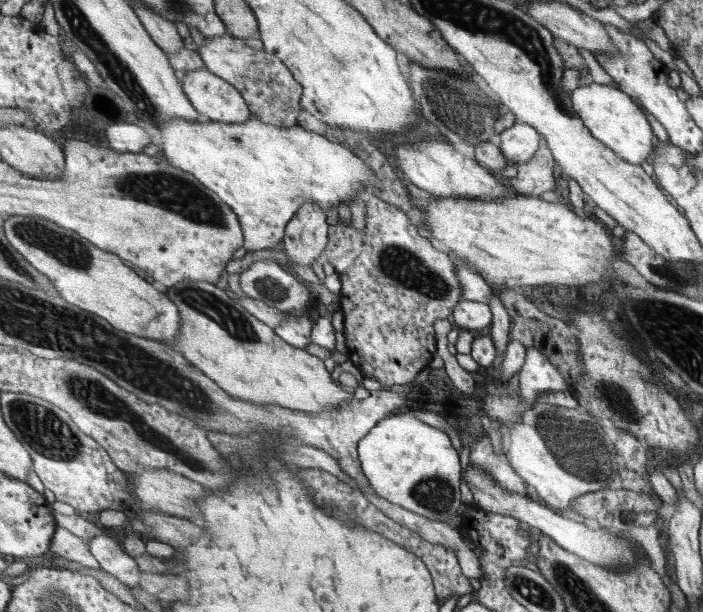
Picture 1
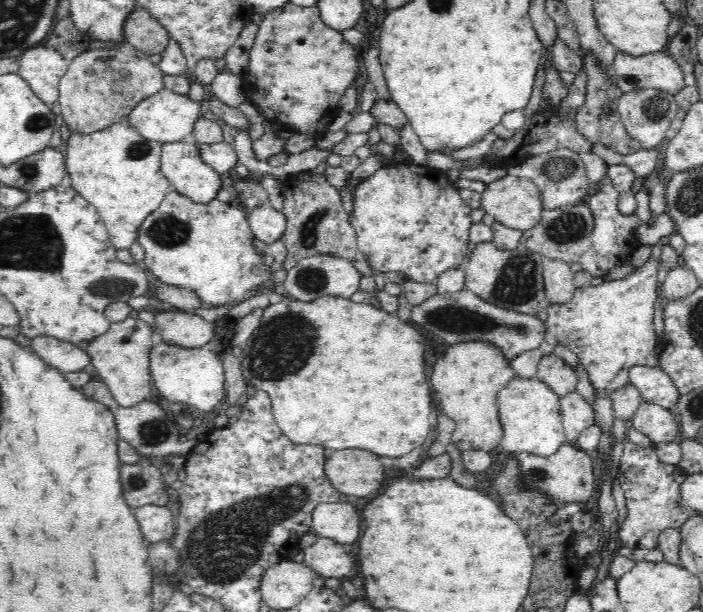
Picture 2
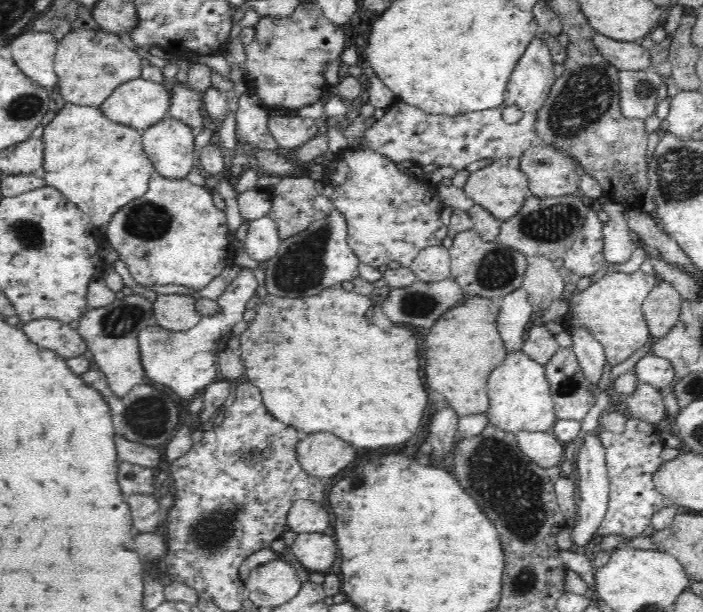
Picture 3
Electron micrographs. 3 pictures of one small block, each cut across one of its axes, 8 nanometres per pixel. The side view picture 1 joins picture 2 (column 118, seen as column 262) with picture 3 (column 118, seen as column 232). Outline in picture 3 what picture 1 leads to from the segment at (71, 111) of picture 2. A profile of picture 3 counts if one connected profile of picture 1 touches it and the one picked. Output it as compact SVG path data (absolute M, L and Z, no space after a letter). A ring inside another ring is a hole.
M98 26L96 29L75 28L67 32L61 39L57 42L53 67L58 75L57 86L60 95L66 101L97 108L118 84L131 78L140 77L142 68L140 54L130 50L120 40L120 35L104 30L102 26Z

